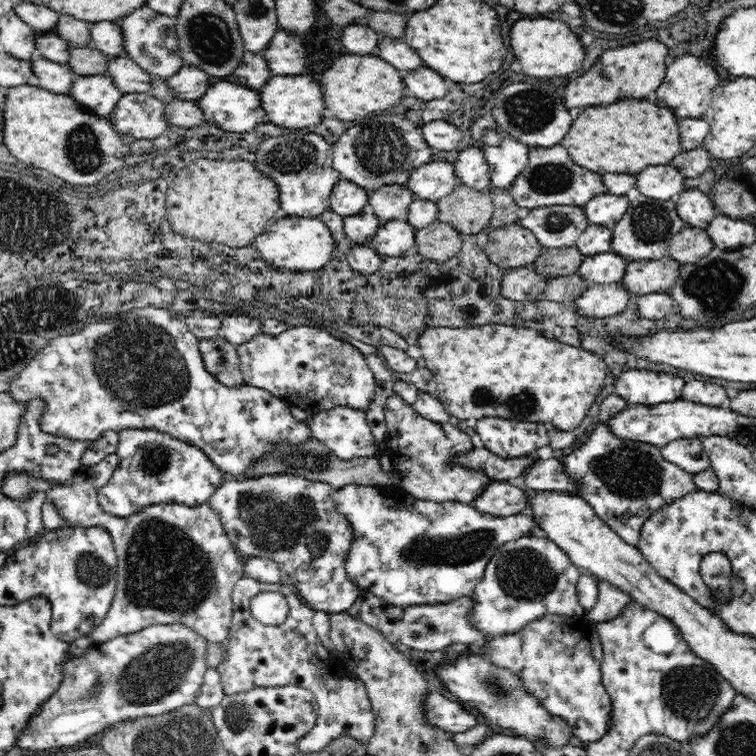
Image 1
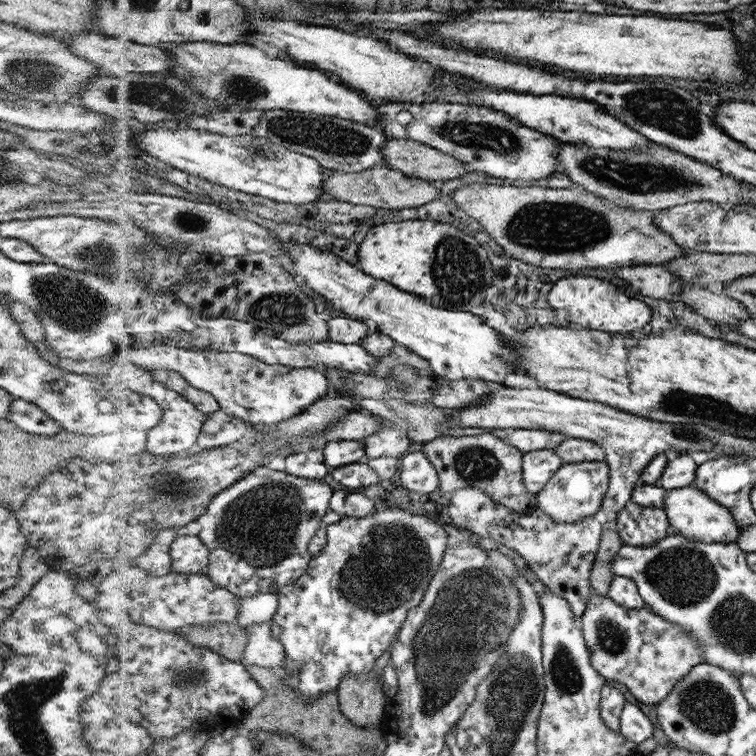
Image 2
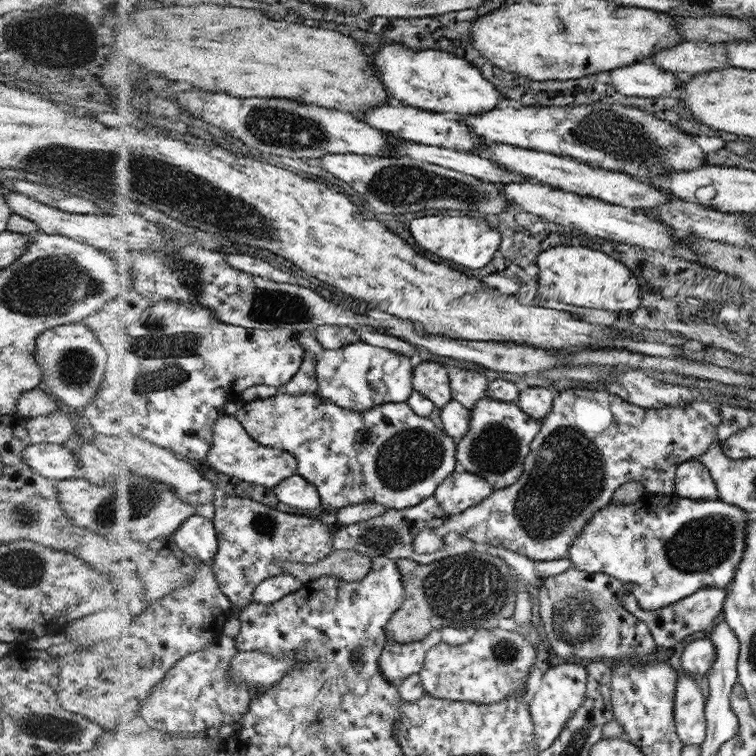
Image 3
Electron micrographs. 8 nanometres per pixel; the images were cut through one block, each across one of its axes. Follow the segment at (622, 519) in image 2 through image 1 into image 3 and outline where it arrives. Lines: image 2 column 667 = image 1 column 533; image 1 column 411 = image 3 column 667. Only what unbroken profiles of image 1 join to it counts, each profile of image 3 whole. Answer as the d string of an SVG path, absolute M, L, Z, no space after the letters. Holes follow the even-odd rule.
M645 492L638 499L625 504L609 502L585 524L581 534L573 539L567 559L575 569L589 574L603 573L621 581L627 594L636 597L640 607L657 610L693 595L704 588L726 587L736 576L736 568L744 556L748 520L753 515L718 498L691 500L669 493Z

